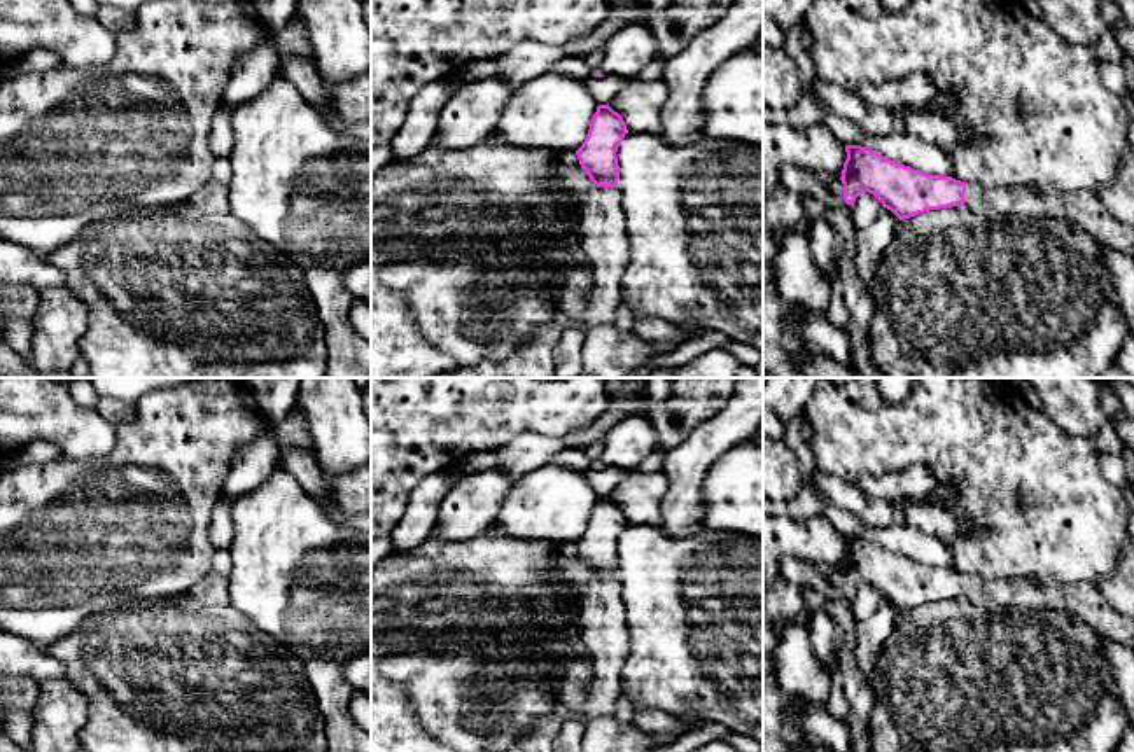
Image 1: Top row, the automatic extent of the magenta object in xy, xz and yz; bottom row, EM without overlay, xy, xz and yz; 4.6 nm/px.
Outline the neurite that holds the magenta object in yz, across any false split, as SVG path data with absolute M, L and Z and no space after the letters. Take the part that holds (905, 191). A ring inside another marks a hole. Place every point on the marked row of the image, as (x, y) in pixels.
M845 145L847 159L842 170L844 201L852 205L861 192L873 194L884 208L900 220L940 208L966 206L975 213L1003 215L1018 220L1062 220L1069 227L1085 231L1099 243L1134 257L1134 227L1118 222L1092 191L1038 194L1024 185L982 187L976 182L961 182L952 177L928 175L882 154L861 147Z

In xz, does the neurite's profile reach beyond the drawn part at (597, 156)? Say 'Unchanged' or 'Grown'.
Grown

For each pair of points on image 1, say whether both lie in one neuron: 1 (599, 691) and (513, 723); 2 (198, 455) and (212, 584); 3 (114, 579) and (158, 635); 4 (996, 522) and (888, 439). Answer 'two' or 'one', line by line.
1: two
2: two
3: two
4: one

